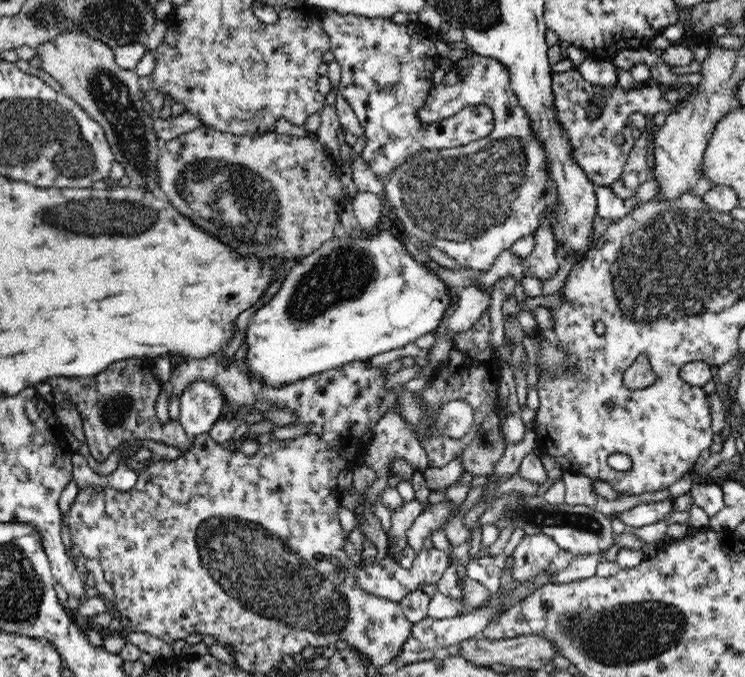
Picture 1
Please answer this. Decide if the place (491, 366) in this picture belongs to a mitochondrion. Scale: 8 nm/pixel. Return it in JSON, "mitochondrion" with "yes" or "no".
{"mitochondrion":"no"}

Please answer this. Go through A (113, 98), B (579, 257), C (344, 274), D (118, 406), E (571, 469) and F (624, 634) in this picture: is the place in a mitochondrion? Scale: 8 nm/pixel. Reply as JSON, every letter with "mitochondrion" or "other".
{"A":"mitochondrion","B":"other","C":"mitochondrion","D":"mitochondrion","E":"other","F":"mitochondrion"}

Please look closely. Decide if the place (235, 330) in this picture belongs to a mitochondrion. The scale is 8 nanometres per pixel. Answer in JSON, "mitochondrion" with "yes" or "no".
{"mitochondrion":"no"}

